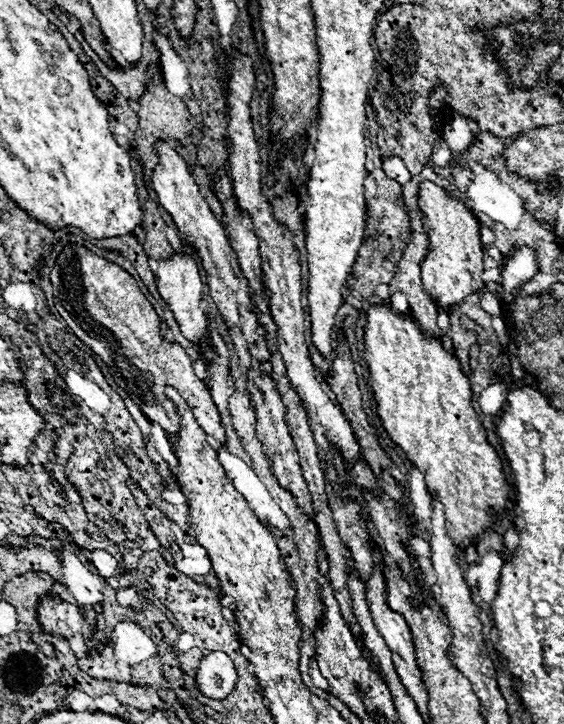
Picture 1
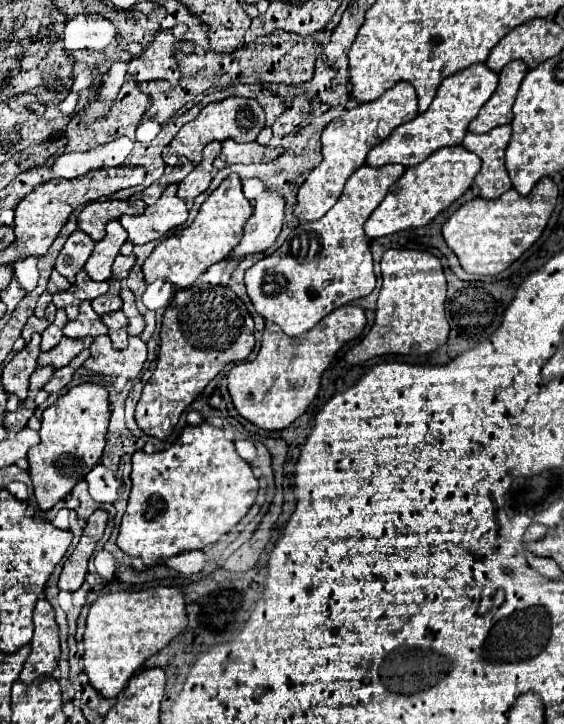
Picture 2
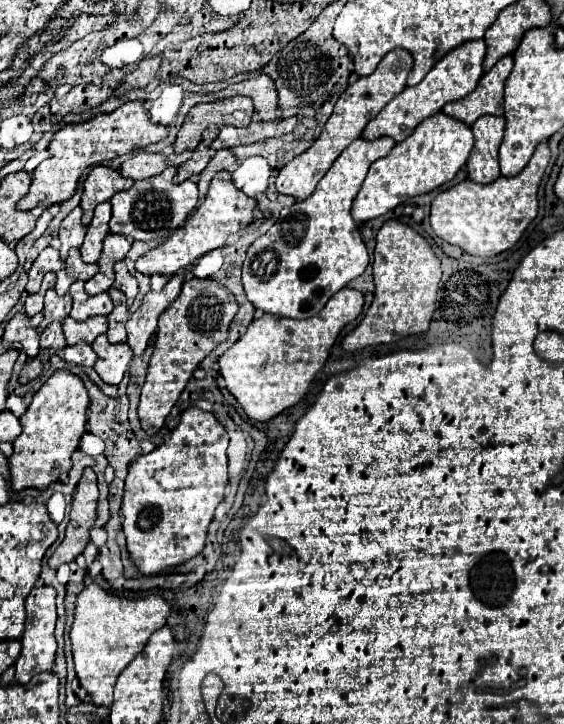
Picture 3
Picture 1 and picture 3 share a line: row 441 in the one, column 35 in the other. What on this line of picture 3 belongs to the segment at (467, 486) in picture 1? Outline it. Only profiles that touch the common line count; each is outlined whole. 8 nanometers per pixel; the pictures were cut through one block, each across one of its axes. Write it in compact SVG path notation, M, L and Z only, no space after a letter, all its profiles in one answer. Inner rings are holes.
M58 370L42 384L42 388L34 394L28 410L20 416L22 434L12 442L14 452L8 462L10 486L14 492L24 488L46 490L48 484L56 482L62 472L68 472L72 468L70 456L78 448L80 436L86 432L86 408L86 386L76 374Z

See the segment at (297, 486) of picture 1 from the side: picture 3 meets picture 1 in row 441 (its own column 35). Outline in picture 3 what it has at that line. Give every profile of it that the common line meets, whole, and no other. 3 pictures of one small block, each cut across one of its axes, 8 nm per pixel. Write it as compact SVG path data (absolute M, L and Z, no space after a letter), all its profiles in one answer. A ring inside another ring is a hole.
M48 246L46 250L42 250L40 256L34 260L30 272L28 272L30 278L28 278L28 284L26 284L26 292L28 292L28 294L34 294L34 292L40 288L40 284L42 284L42 276L44 276L46 272L50 272L50 270L56 272L56 270L60 270L60 268L64 268L64 262L60 260L58 250L52 248L52 246Z

